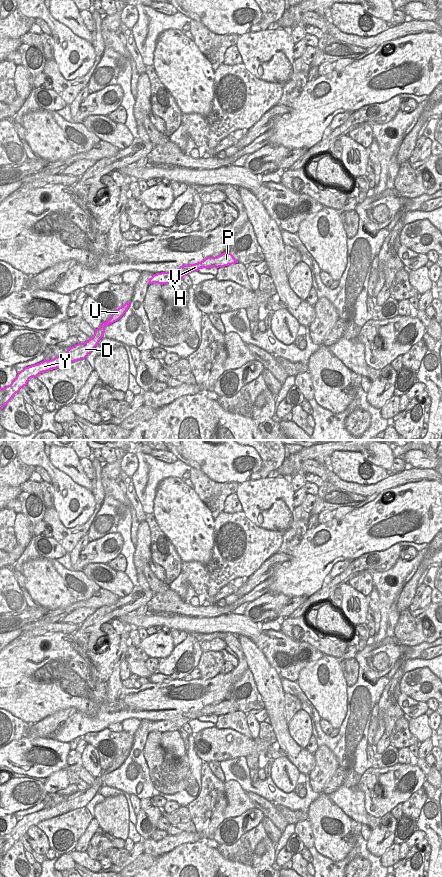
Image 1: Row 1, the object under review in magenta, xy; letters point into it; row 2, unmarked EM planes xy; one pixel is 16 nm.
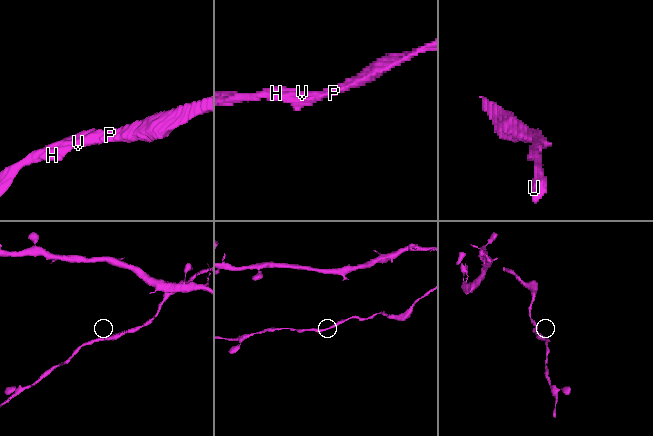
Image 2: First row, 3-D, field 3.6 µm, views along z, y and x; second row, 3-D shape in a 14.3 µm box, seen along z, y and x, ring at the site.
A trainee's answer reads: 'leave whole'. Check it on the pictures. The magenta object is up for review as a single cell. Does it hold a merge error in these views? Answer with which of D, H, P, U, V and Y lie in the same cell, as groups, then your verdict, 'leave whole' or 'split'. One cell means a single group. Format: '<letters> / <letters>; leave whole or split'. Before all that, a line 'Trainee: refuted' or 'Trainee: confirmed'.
Trainee: confirmed
D H P U V Y; leave whole

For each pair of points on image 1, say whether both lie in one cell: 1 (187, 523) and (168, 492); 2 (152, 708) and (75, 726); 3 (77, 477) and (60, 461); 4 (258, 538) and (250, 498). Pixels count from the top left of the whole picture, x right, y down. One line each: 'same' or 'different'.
1: same
2: same
3: same
4: different

